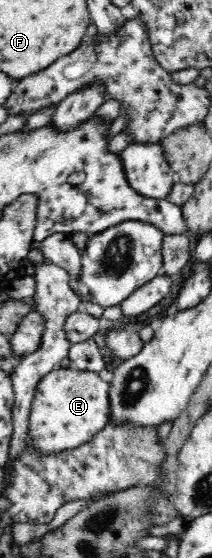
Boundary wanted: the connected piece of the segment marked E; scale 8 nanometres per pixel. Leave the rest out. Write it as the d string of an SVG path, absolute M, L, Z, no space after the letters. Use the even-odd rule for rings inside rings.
M70 366L49 371L38 382L29 413L28 434L34 446L42 452L63 452L85 445L112 420L109 402L110 382L101 379L98 372L74 369Z

